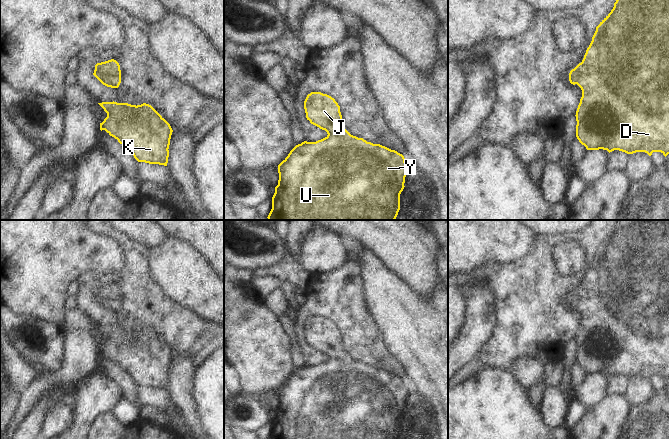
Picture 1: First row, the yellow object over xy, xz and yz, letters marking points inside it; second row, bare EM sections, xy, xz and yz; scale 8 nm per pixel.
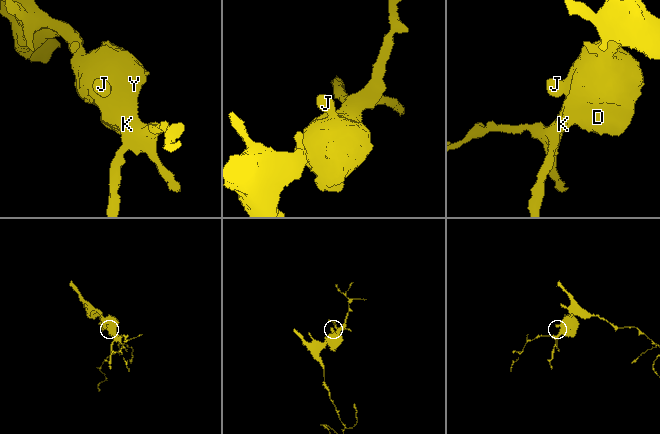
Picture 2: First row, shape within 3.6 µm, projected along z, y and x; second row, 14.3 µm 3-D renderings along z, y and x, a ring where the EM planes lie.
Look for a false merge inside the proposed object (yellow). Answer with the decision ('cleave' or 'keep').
keep

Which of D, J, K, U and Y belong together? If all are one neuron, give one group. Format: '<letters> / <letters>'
D J K U Y

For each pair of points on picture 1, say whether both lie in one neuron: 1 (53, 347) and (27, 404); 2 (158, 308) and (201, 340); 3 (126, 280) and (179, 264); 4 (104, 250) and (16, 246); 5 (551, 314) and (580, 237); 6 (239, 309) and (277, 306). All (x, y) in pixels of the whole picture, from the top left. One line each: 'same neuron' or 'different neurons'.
1: different neurons
2: same neuron
3: different neurons
4: same neuron
5: same neuron
6: different neurons

